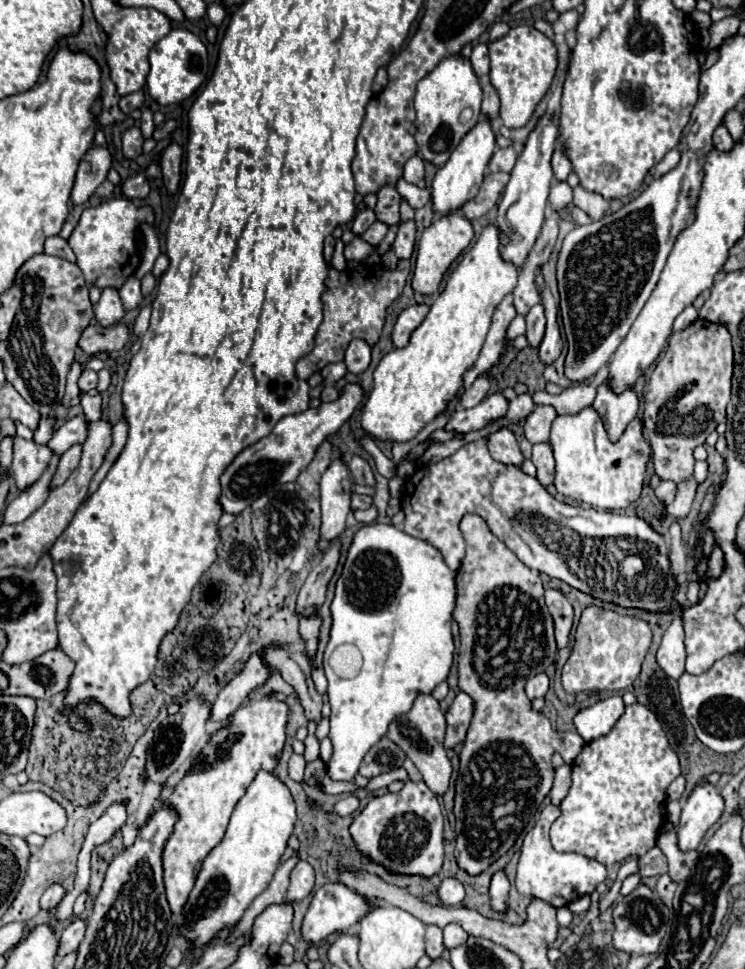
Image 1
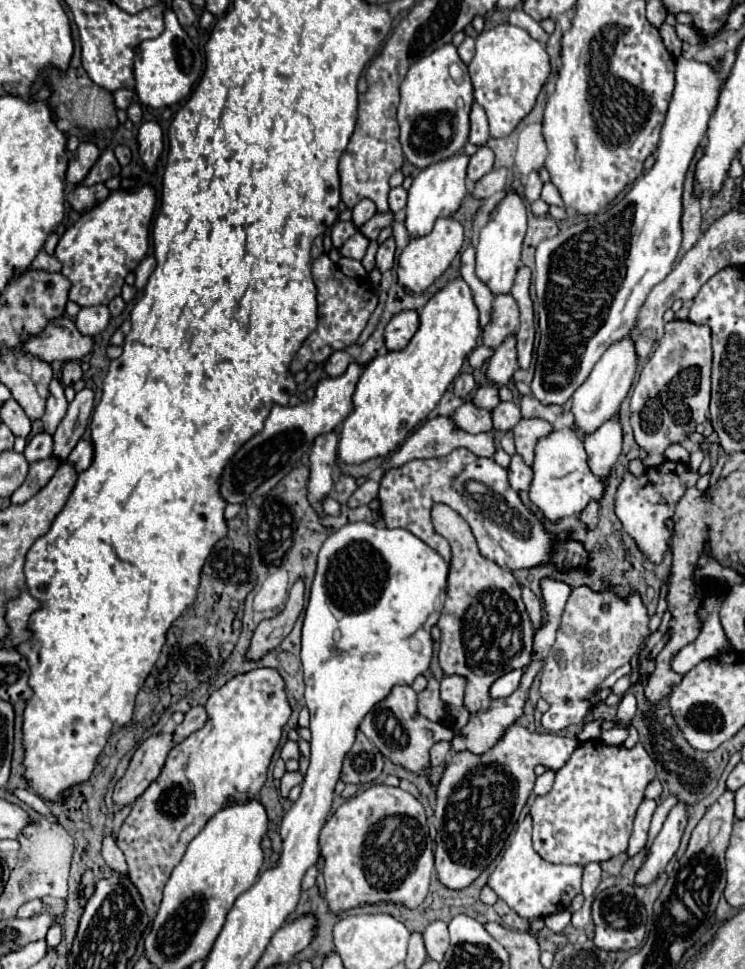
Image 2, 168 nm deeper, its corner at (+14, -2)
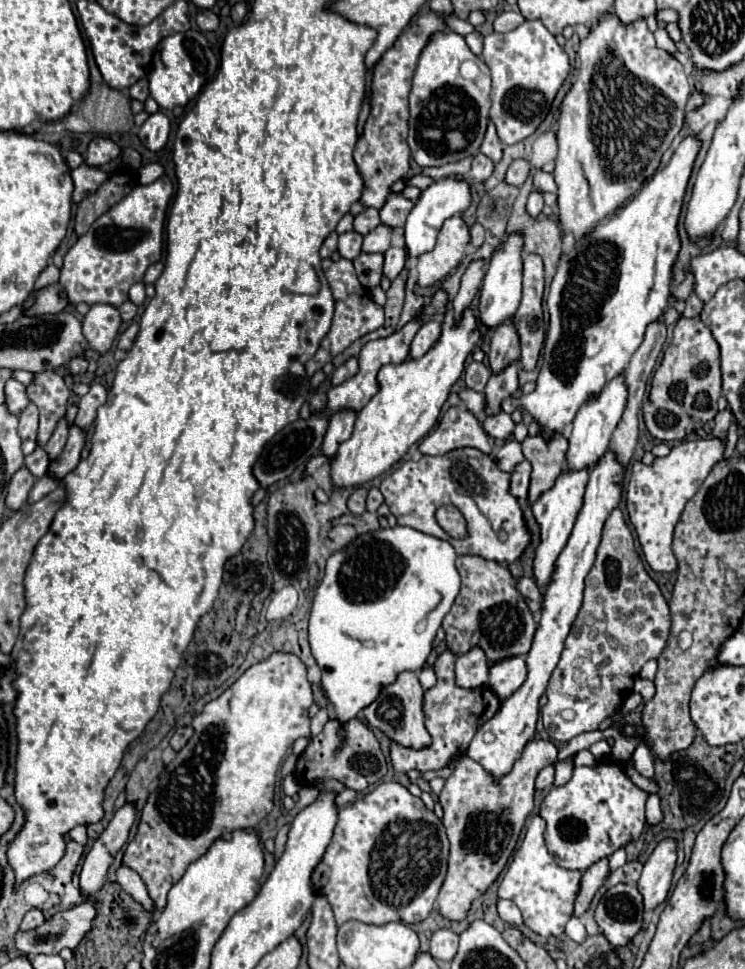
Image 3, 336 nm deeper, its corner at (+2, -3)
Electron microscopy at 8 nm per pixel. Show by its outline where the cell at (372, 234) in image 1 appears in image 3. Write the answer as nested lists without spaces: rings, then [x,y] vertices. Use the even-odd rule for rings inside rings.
[[[400,192],[390,194],[390,196],[386,198],[386,204],[380,208],[380,220],[382,220],[382,224],[392,226],[392,228],[404,226],[406,216],[410,214],[412,206],[414,206],[412,200],[404,198]]]

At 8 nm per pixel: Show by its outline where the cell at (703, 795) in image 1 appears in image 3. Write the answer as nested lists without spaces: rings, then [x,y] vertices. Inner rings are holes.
[[[666,838],[654,848],[650,858],[644,862],[642,876],[638,880],[638,892],[642,892],[644,910],[654,910],[660,902],[666,900],[674,866],[676,866],[676,842]]]

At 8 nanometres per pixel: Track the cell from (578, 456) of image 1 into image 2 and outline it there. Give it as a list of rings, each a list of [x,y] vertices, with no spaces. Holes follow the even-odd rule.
[[[564,427],[560,431],[552,431],[550,435],[542,437],[536,445],[536,457],[534,457],[534,479],[530,485],[530,499],[534,505],[542,509],[542,513],[550,521],[558,521],[560,517],[568,517],[574,513],[580,513],[586,509],[586,503],[598,499],[602,501],[608,477],[598,479],[586,459],[586,451],[582,447],[582,437],[578,435],[576,427]]]

